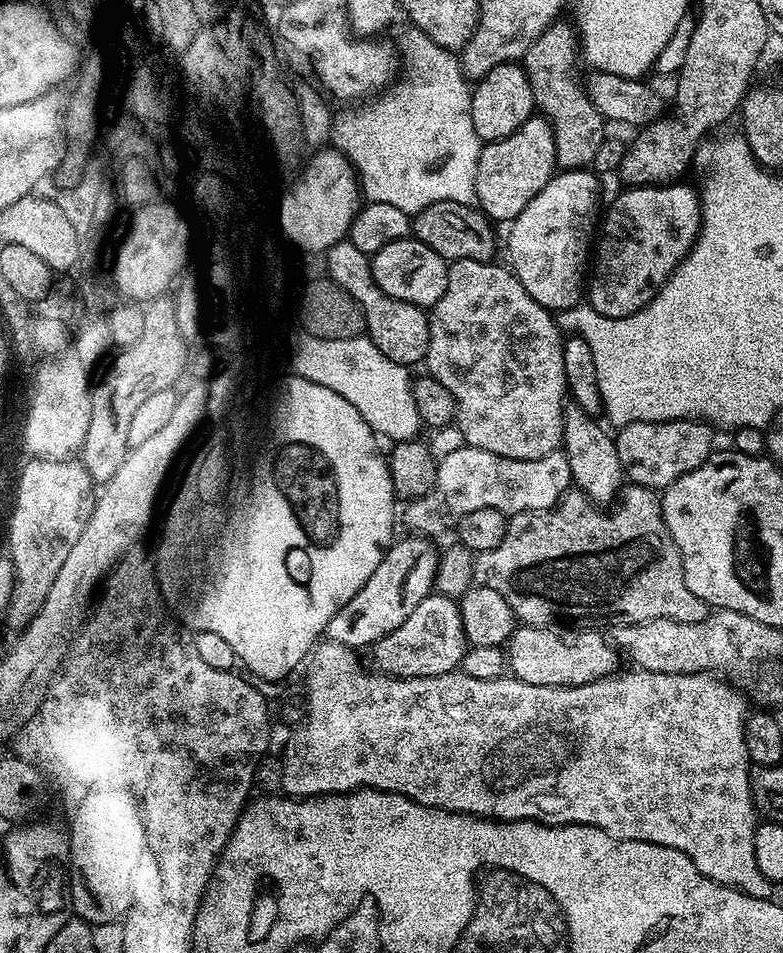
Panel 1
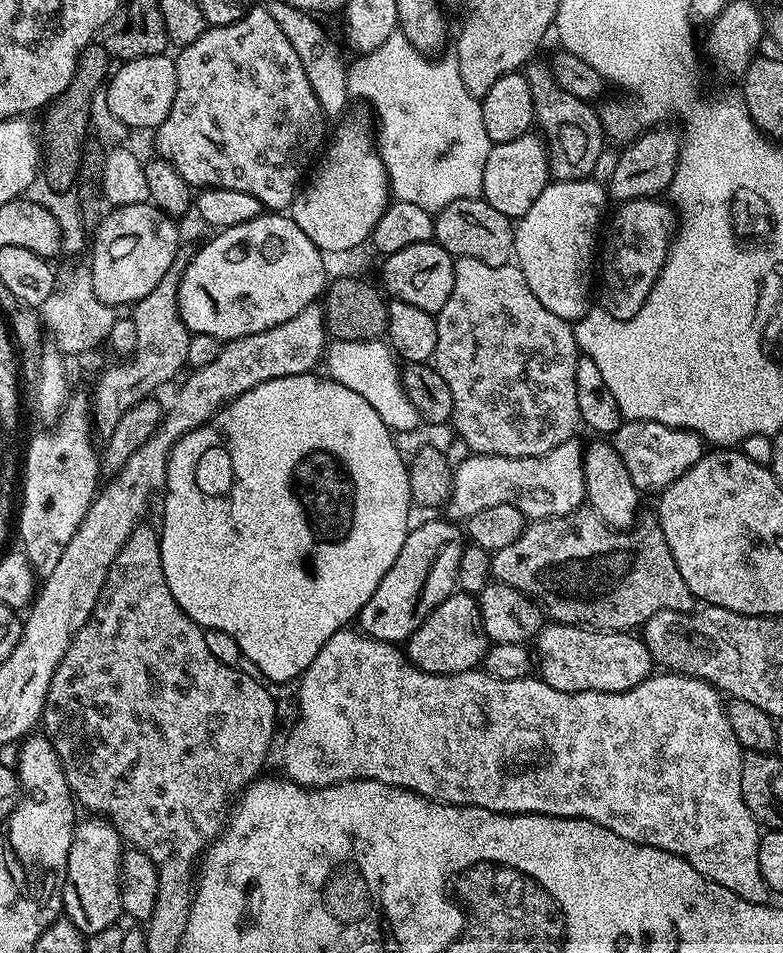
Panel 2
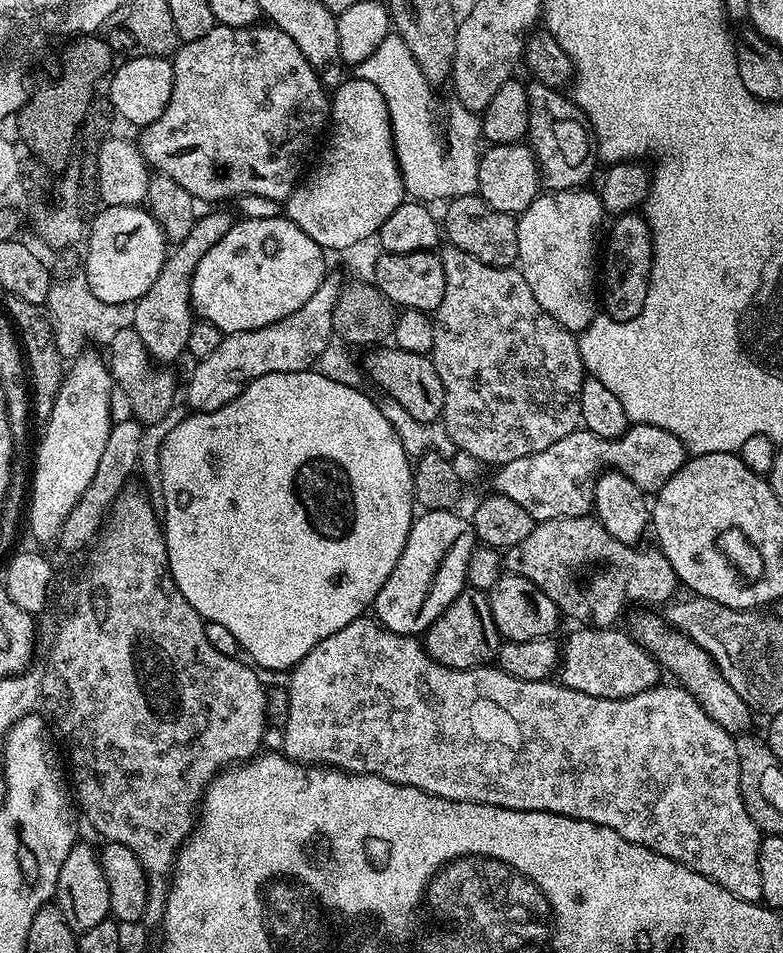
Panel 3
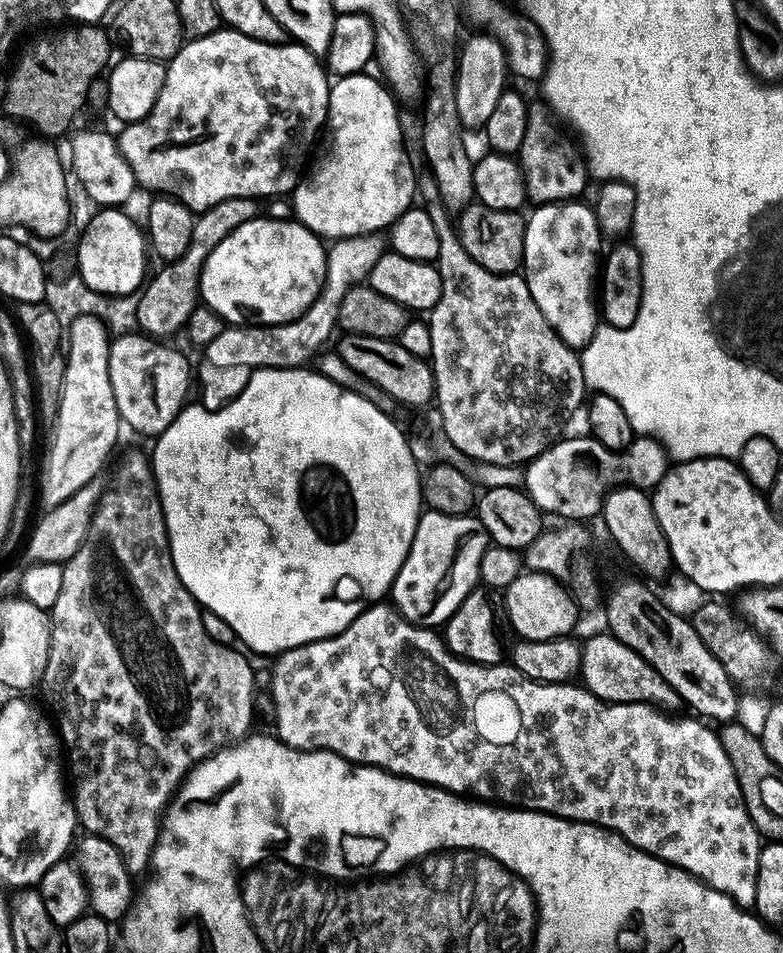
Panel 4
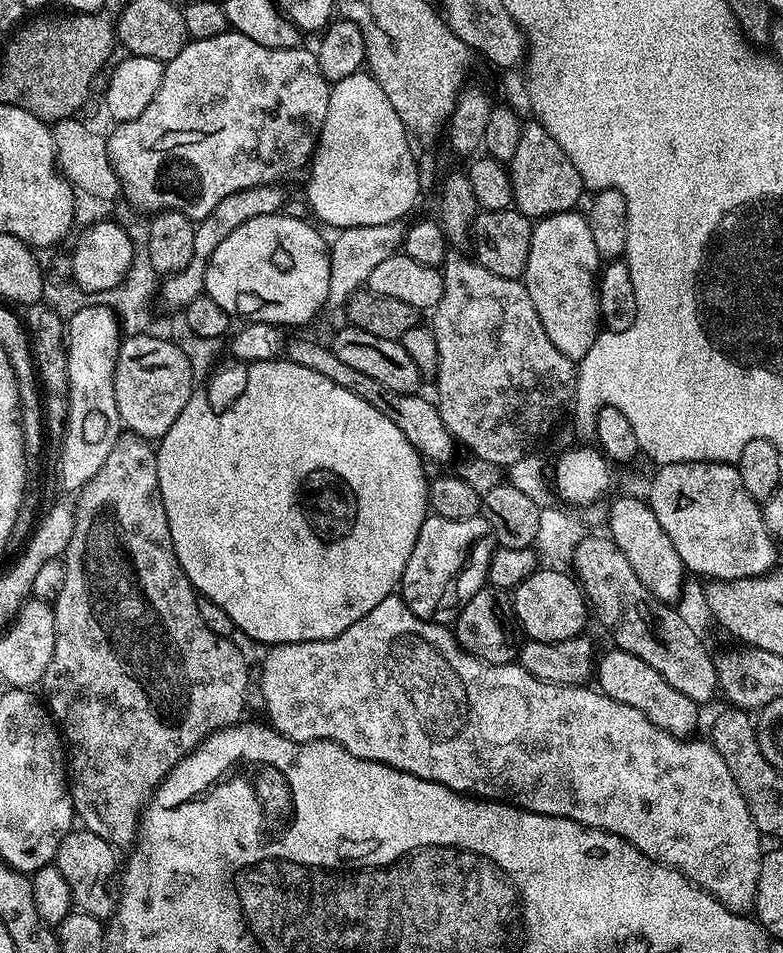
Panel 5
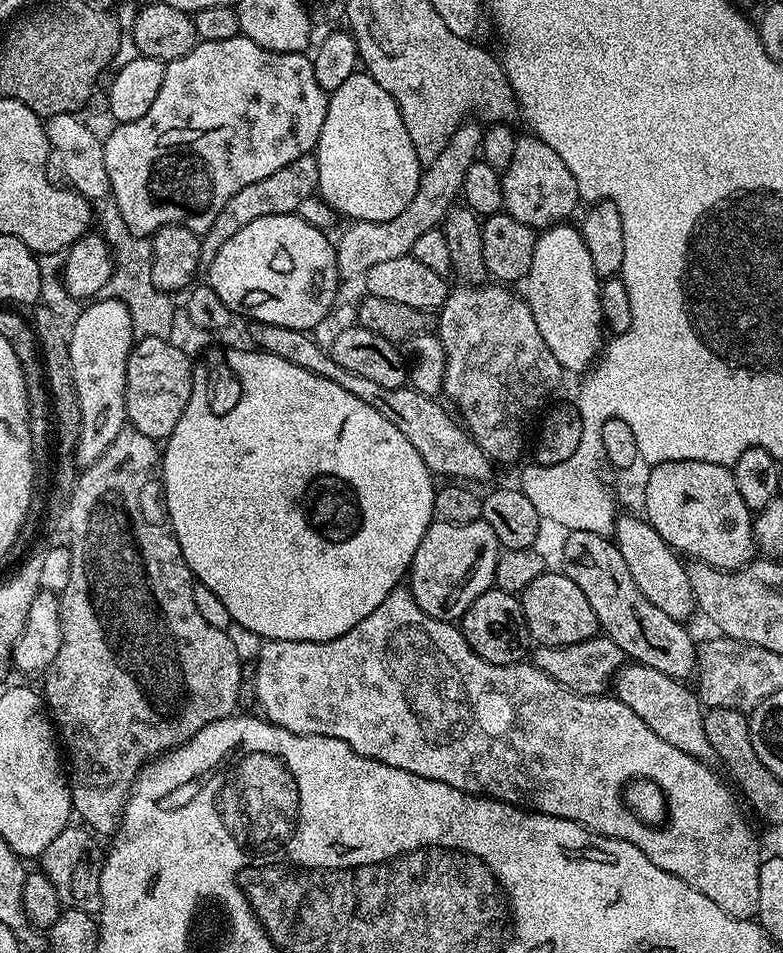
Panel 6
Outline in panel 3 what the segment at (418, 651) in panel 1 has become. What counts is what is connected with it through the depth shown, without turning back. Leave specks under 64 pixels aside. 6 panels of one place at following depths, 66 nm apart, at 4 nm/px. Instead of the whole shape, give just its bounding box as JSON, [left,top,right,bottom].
[422,586,502,668]

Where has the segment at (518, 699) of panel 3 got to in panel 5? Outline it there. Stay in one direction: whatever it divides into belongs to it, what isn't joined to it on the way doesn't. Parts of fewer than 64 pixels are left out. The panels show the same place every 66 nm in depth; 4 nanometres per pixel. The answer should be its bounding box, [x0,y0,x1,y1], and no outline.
[260,594,762,914]

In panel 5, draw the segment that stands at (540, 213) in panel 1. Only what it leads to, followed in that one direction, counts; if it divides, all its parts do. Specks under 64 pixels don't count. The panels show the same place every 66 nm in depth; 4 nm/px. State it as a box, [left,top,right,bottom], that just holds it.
[522,212,602,362]

